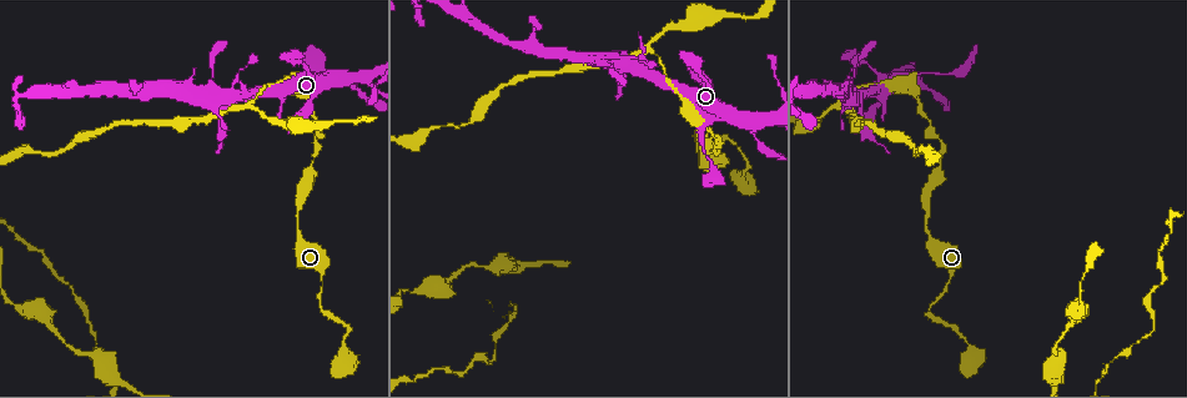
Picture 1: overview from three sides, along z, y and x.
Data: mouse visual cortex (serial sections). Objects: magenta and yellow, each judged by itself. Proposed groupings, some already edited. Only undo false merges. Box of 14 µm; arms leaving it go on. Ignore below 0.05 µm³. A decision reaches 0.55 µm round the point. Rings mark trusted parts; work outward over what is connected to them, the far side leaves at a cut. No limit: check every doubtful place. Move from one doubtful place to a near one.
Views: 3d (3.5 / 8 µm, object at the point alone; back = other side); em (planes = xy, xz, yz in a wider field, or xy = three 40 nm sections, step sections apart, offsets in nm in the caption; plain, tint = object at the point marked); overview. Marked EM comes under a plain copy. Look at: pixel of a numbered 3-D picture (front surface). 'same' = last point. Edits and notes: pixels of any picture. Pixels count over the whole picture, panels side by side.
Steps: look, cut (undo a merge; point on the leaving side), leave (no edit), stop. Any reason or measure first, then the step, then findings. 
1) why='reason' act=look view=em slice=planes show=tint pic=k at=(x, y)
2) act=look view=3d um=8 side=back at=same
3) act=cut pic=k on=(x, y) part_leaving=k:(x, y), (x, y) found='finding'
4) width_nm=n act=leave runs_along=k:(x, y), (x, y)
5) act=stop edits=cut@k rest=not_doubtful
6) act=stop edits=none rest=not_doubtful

why='thick turns thin' act=look view=3d um=3.5 pic=1 at=(322, 282)

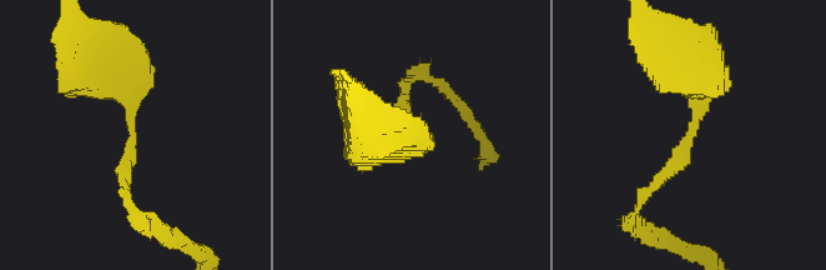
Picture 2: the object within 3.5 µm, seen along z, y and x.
arm_widths_nm=150,500 act=look view=em slice=xy step=1 show=tint pic=2 at=(134, 136)

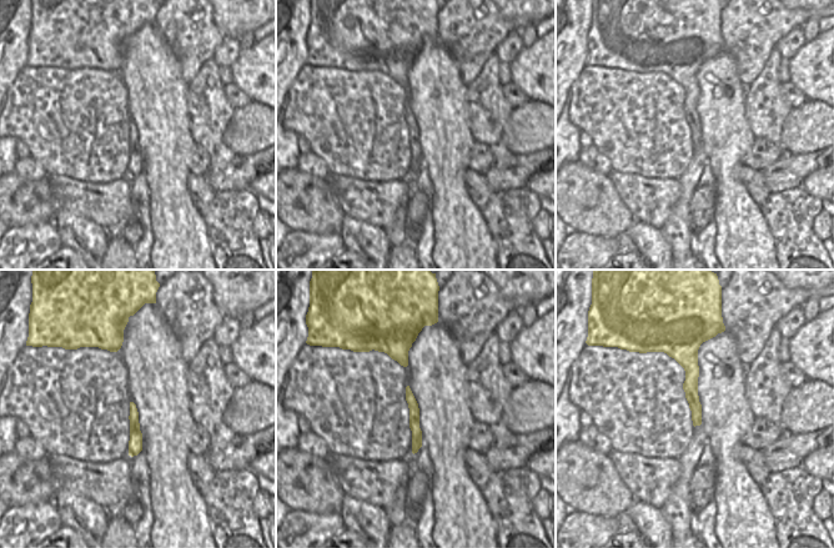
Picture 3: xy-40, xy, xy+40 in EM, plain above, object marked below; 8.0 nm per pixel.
width_nm=80 act=leave runs_along=2:(699, 64), (693, 136), (641, 201) found='continuous, no second cell'

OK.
why='abrupt turn' act=look view=3d um=8 pic=1 at=(321, 307)

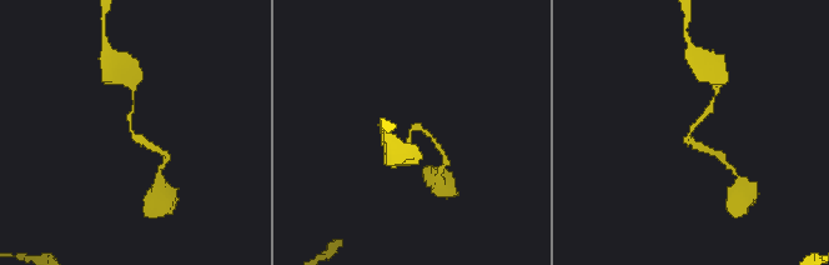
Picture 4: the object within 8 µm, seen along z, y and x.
arm_widths_nm=100,200 why='need the tissue' act=look view=em slice=xy step=1 show=tint pic=4 at=(413, 127)

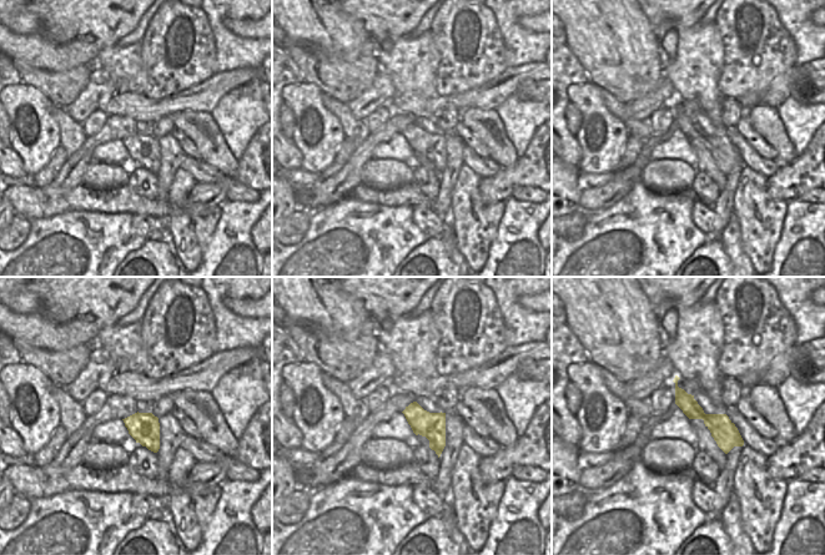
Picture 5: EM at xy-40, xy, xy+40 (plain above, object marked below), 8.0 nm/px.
act=leave runs_along=5:(678, 390), (698, 413), (739, 443) found='all the same cell'

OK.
why='a fork' act=look view=3d um=8 side=back pic=1 at=(650, 49)

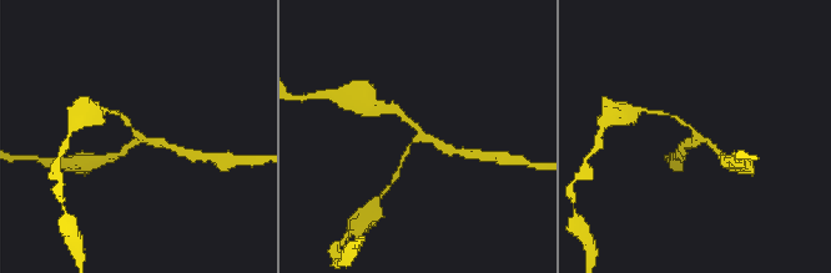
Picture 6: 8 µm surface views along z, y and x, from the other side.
arms=3 arm_widths_nm=150,200,250 why='need the tissue' act=look view=em slice=xy step=1 show=tint pic=6 at=(418, 138)

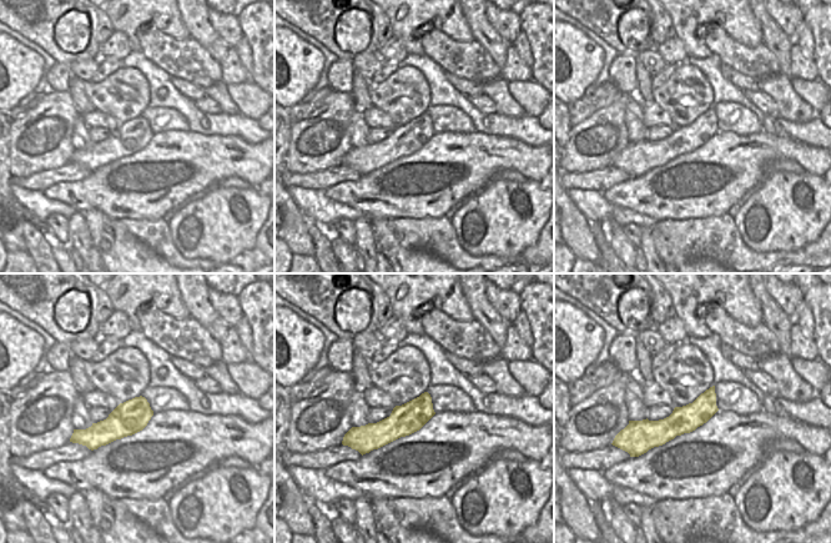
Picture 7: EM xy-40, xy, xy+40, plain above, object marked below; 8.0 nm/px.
act=leave runs_along=7:(711, 391), (668, 428), (630, 428) found='continuous, no second cell'

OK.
act=stop edits=none rest=not_doubtful

